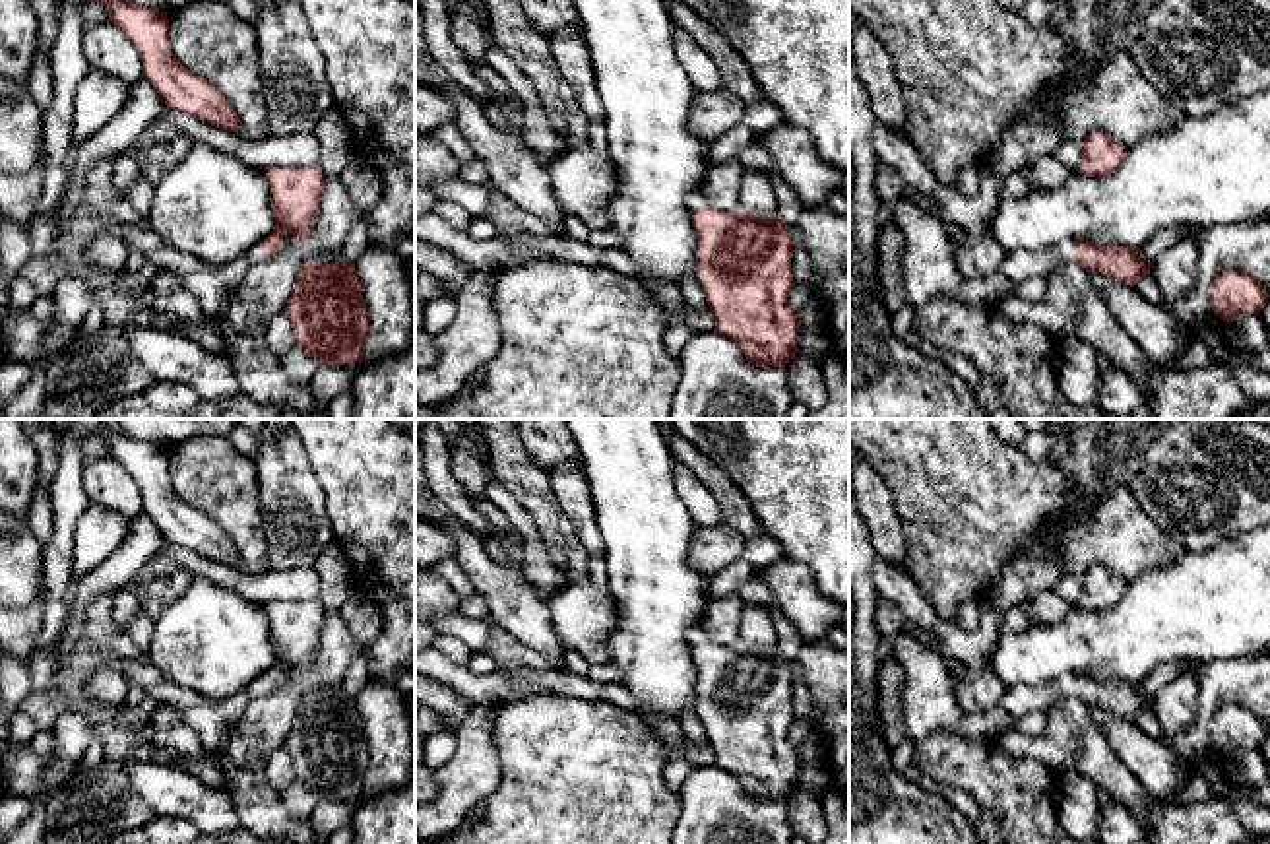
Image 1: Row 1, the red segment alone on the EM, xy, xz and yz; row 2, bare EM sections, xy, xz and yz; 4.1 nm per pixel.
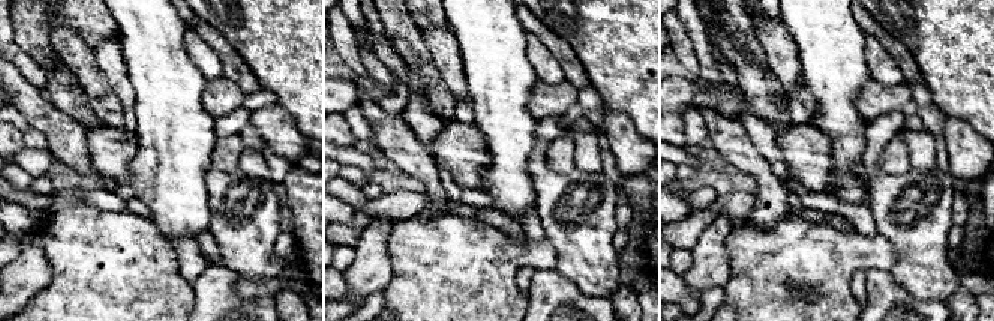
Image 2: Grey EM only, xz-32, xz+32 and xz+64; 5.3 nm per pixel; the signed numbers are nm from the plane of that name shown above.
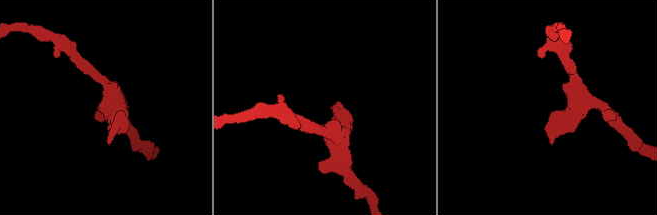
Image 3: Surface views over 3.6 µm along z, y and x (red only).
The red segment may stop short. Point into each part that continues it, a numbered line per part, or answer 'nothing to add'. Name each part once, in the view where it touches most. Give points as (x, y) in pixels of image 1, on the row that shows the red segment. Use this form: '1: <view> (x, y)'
1: yz (929, 268)

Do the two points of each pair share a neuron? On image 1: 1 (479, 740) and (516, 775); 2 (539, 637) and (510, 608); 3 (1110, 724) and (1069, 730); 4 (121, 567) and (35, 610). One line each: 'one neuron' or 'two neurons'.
1: two neurons
2: one neuron
3: two neurons
4: two neurons

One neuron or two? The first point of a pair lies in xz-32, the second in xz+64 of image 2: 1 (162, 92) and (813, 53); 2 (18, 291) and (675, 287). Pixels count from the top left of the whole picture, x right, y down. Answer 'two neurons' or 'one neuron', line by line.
1: one neuron
2: two neurons

